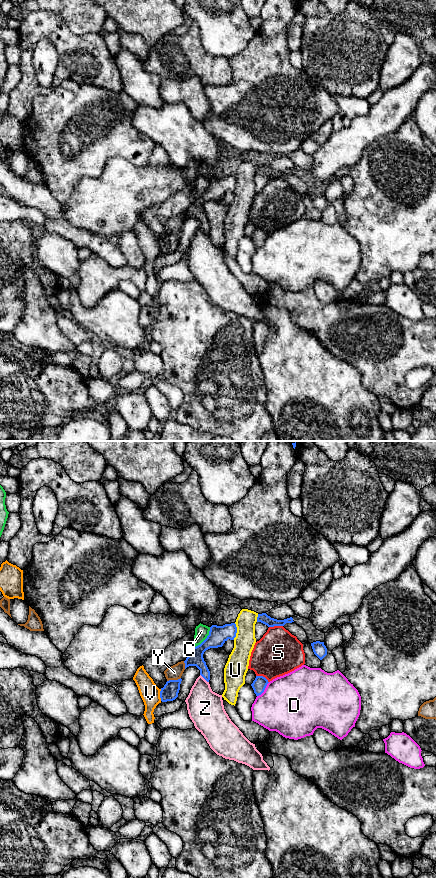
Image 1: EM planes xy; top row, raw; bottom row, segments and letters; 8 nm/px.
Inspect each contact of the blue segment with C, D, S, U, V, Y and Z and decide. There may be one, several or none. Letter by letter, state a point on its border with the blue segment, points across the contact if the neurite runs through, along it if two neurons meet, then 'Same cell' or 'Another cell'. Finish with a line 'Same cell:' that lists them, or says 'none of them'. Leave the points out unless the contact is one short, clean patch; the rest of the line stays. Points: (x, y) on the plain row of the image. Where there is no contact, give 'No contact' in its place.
C: Touches blue at xy (206, 190). Another cell
D: Touches blue at xy (264, 241). Another cell
S: Touches blue at xy (275, 177). Another cell
U: Touches blue at xy (236, 183). Boundary: xy (235, 175), (236, 188), (233, 191). Another cell
V: Touches blue at xy (160, 247). Boundary: xy (161, 241), (160, 252). Another cell
Y: Touches blue at xy (173, 232). Another cell
Z: Touches blue at xy (204, 230). Boundary: xy (200, 226), (208, 234). Another cell
Same cell: none of them

